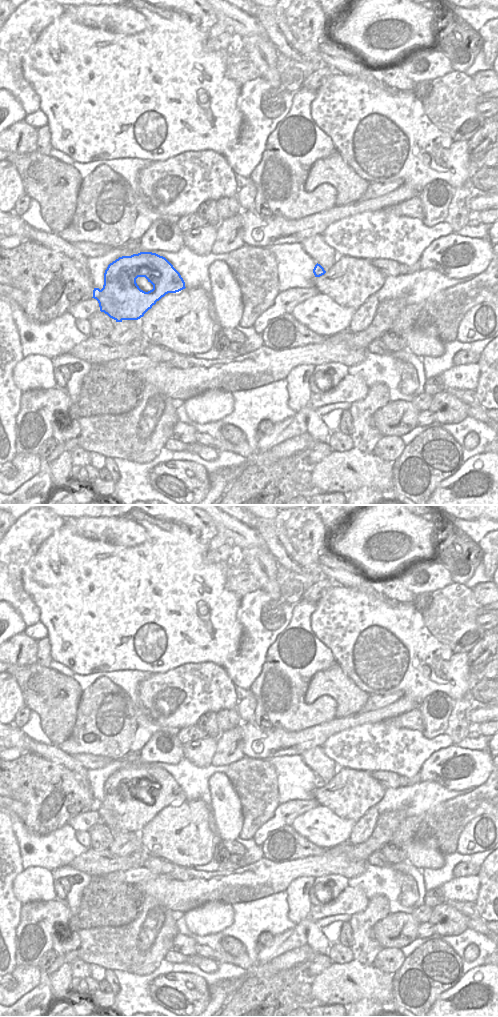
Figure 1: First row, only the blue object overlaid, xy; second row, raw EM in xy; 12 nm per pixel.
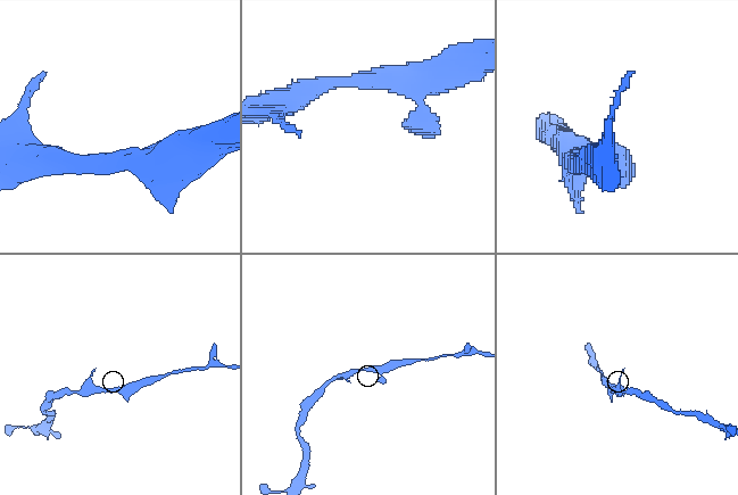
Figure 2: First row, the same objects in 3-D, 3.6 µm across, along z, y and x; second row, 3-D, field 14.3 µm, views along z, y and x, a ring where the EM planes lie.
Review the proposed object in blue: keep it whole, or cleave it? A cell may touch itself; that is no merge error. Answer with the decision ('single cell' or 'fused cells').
single cell

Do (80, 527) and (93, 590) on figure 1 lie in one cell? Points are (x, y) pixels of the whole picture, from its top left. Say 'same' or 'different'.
different

